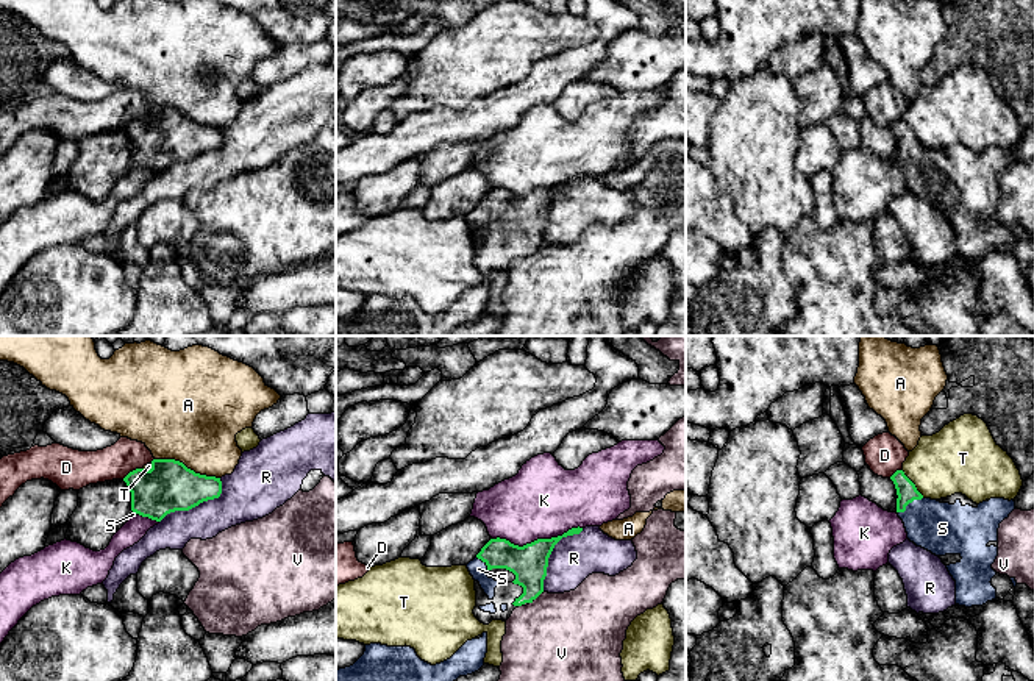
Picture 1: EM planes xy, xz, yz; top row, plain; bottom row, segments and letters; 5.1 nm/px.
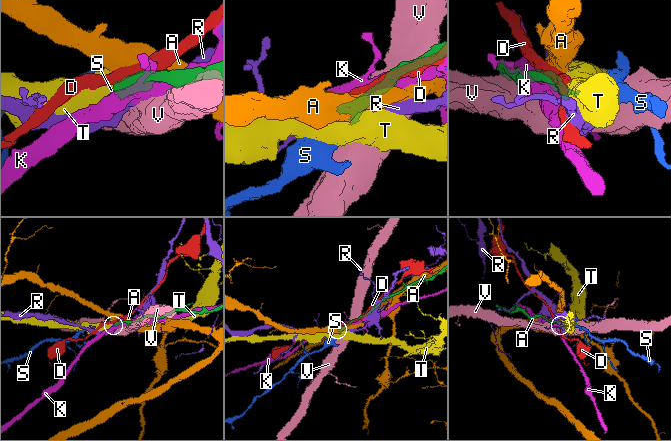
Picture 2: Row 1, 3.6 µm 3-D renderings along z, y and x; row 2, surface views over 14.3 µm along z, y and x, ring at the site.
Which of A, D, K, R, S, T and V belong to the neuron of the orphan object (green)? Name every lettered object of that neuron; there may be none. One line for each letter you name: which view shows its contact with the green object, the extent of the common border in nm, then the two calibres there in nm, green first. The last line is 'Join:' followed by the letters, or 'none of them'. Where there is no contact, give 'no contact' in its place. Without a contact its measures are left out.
S: meets green in yz; contact 160 nm long; 110 nm thick on the green side, 260 nm on the other
Join: S

